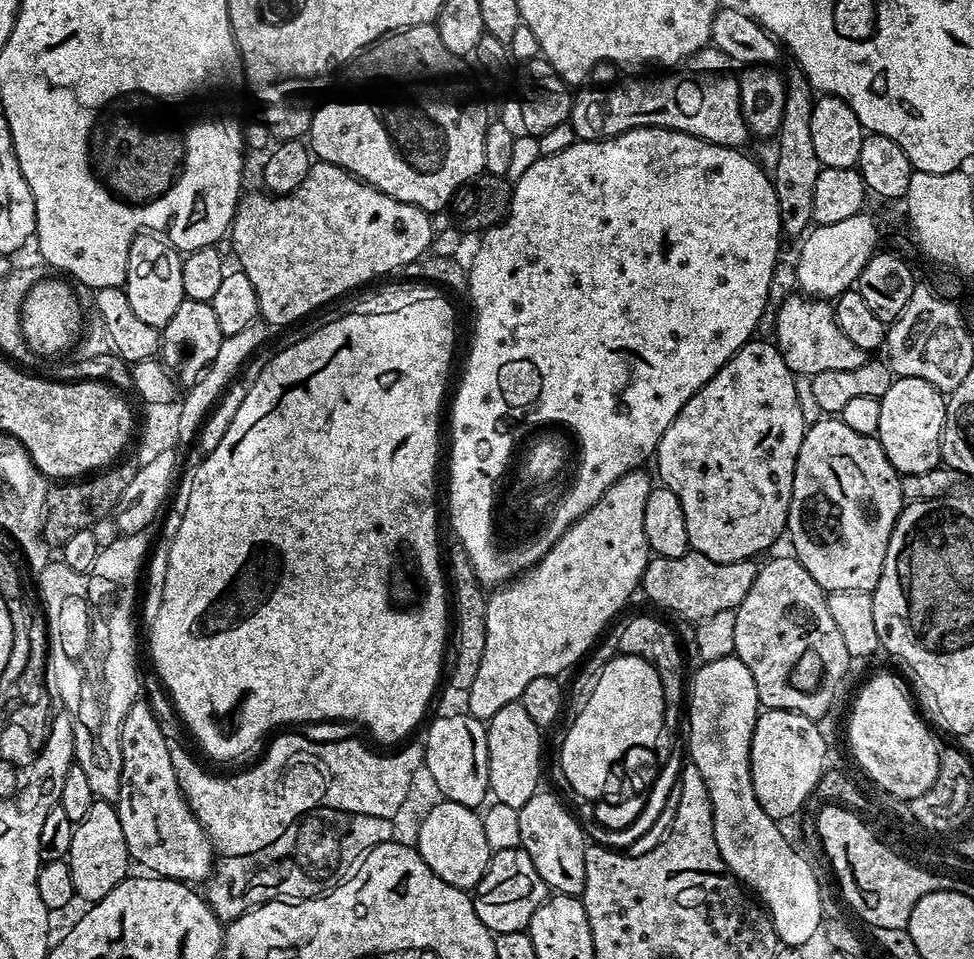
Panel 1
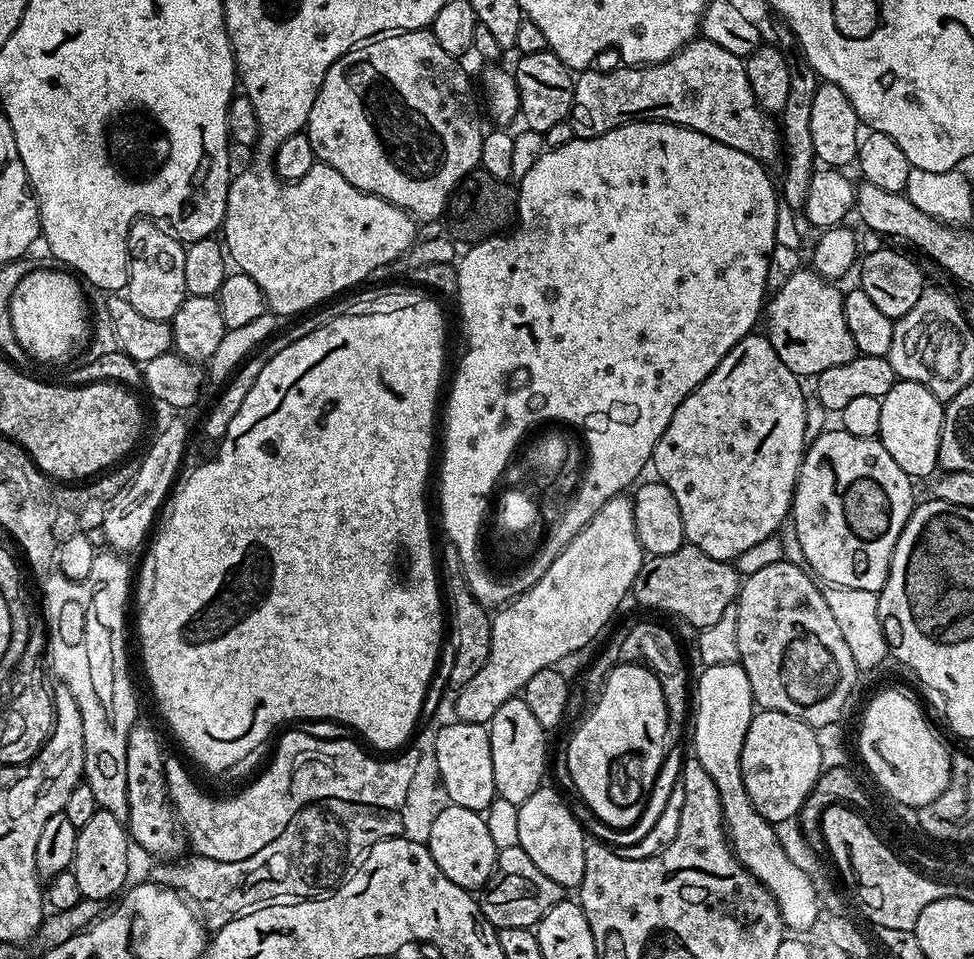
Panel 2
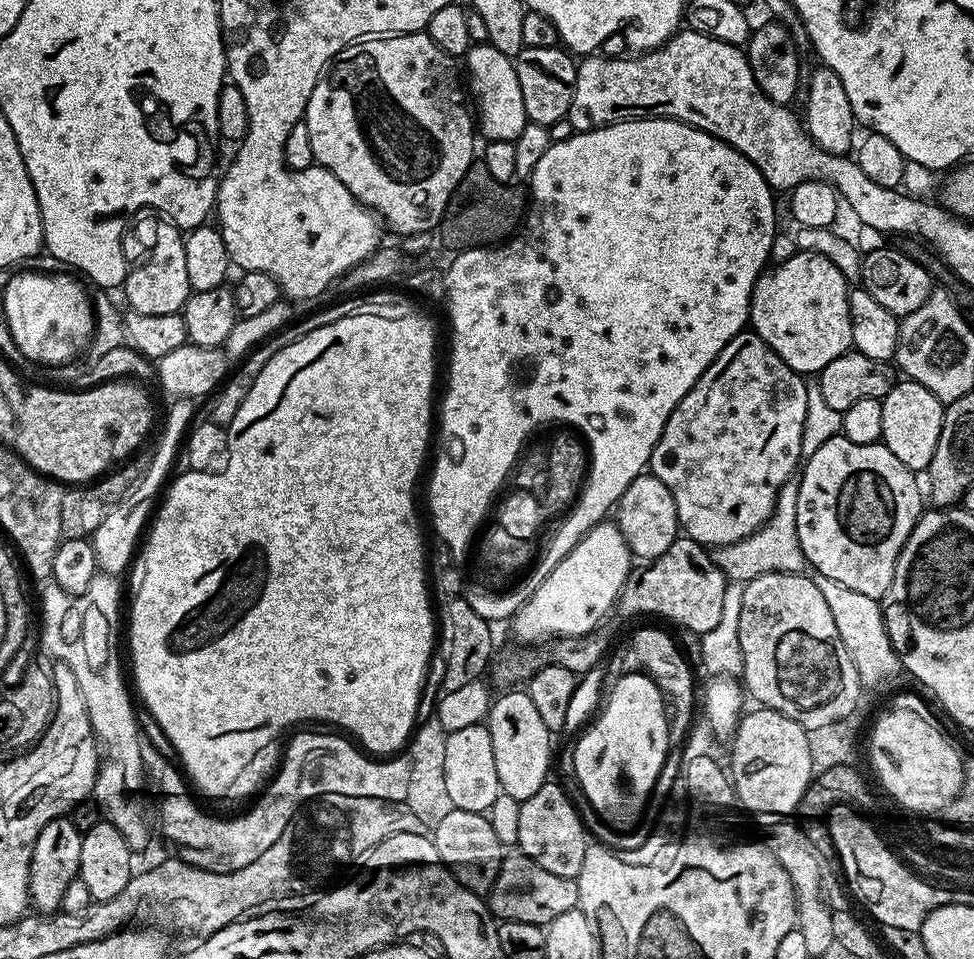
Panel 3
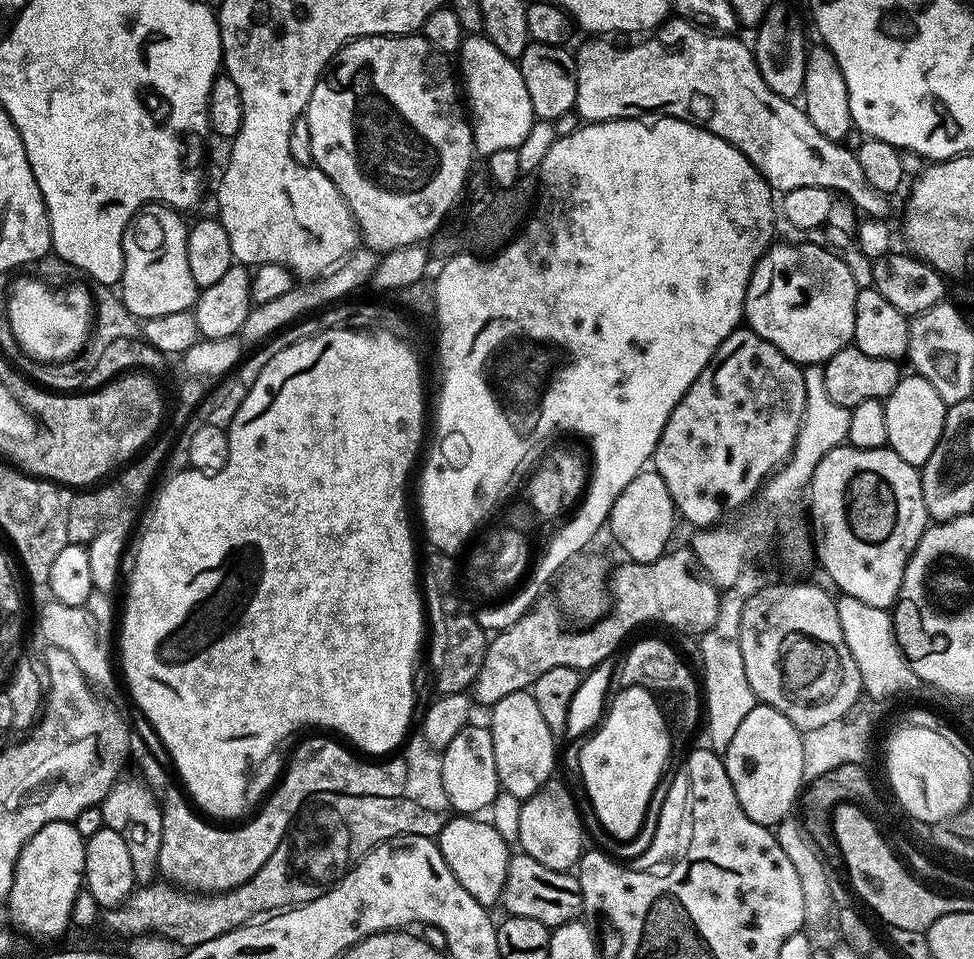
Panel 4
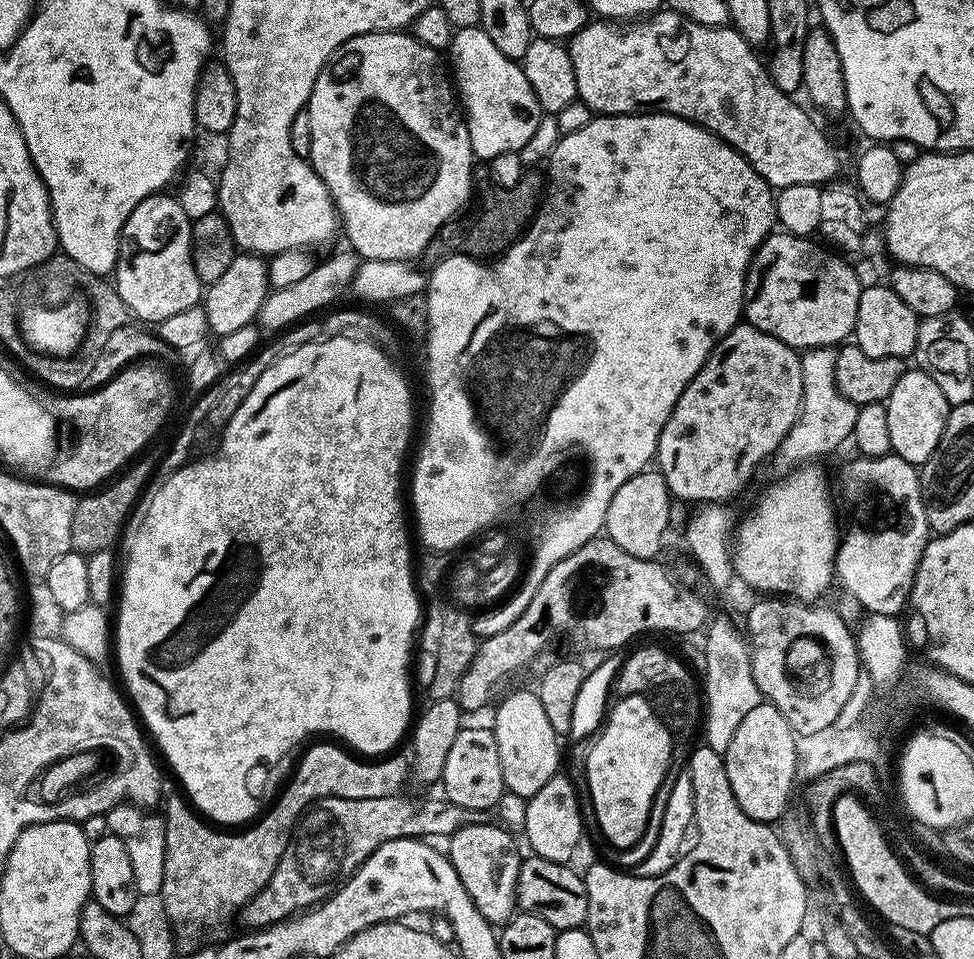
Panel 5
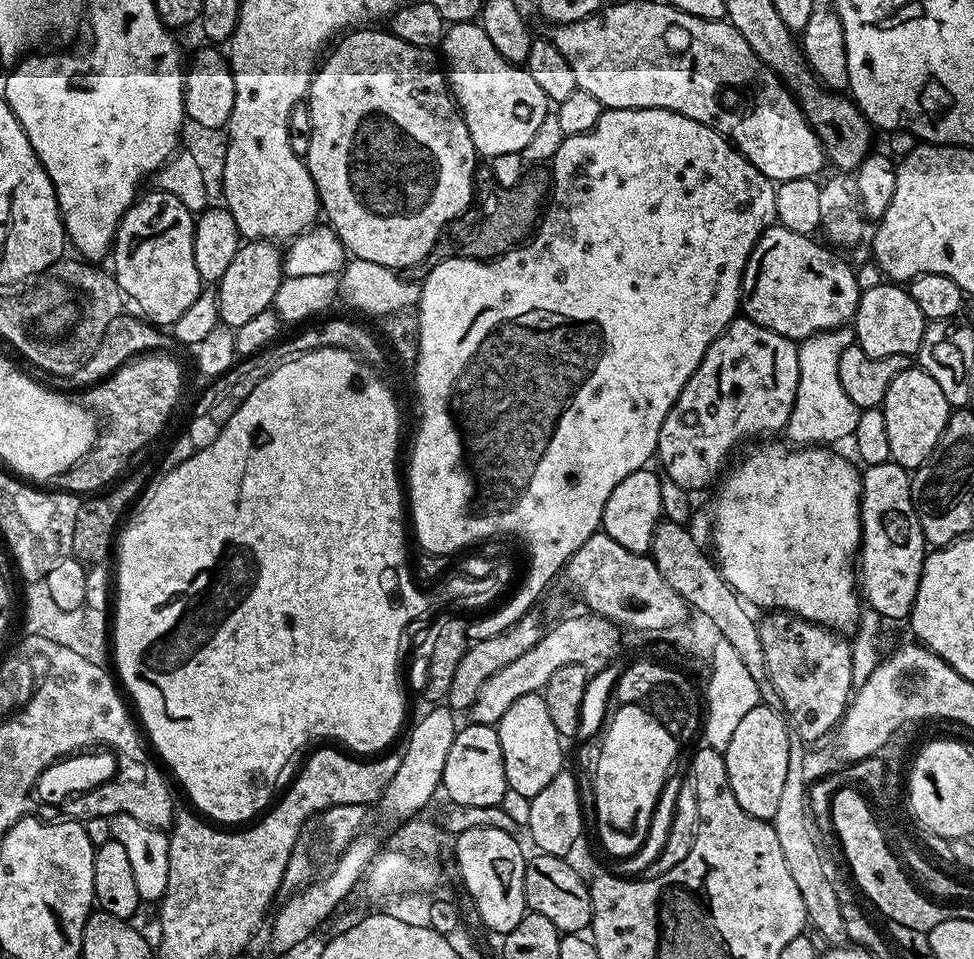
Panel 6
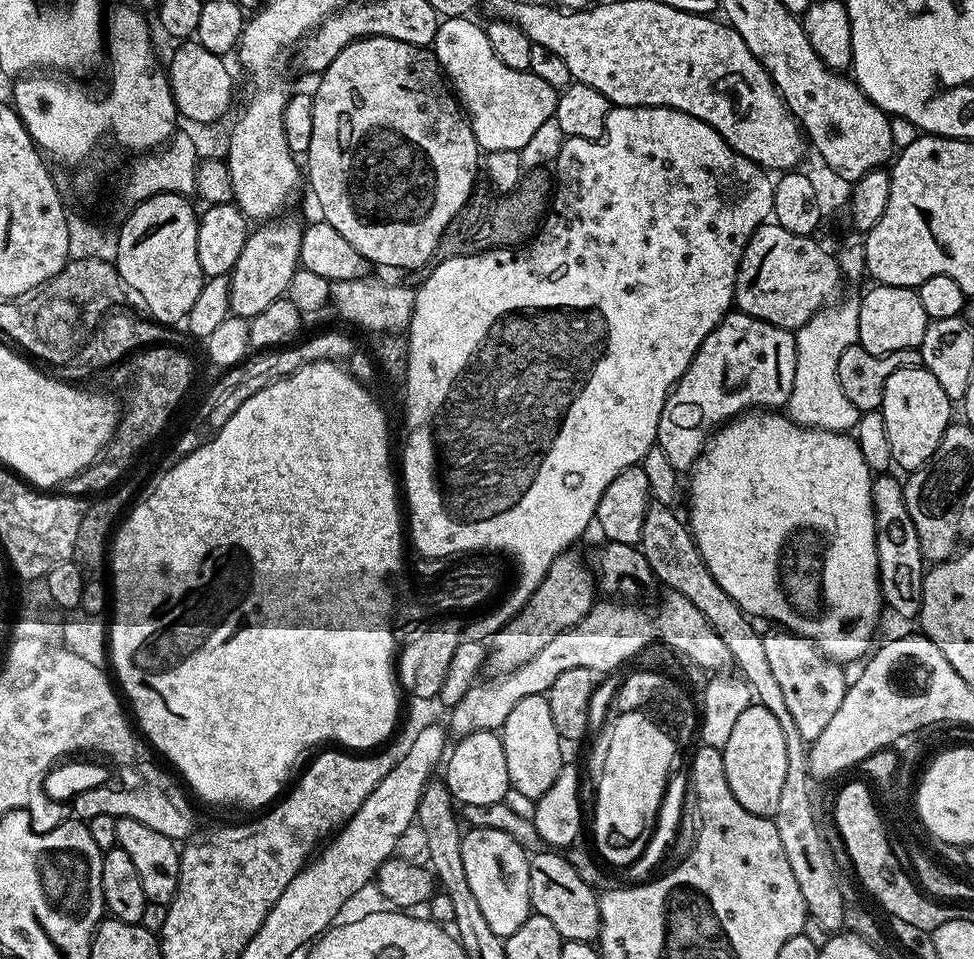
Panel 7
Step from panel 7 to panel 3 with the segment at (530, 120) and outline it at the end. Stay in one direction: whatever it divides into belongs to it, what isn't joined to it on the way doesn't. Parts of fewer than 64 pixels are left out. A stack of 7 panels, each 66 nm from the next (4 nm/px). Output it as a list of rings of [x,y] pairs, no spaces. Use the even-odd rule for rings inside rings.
[[[473,43],[466,53],[467,60],[466,80],[470,85],[471,95],[472,92],[476,95],[474,108],[478,113],[479,135],[485,141],[516,141],[518,134],[522,134],[522,130],[530,121],[526,114],[526,105],[522,102],[522,86],[518,86],[518,74],[513,57],[502,54],[502,50],[498,50],[493,44]]]

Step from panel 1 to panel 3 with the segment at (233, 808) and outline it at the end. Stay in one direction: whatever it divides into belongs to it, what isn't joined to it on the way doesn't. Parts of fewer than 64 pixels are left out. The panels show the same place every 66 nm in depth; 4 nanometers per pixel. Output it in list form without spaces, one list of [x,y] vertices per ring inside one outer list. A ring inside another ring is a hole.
[[[308,730],[297,731],[300,733],[289,742],[276,777],[269,782],[268,789],[253,802],[252,808],[246,809],[241,816],[230,817],[229,820],[223,820],[220,816],[207,816],[192,801],[192,796],[188,793],[189,785],[181,769],[175,763],[172,765],[154,745],[145,743],[141,749],[145,771],[150,775],[150,780],[152,776],[161,796],[160,828],[164,831],[165,838],[172,840],[176,847],[175,855],[187,864],[211,872],[242,870],[242,866],[250,866],[250,862],[255,862],[262,855],[262,850],[270,850],[270,846],[278,842],[282,830],[286,830],[293,816],[309,800],[318,796],[350,794],[358,798],[401,802],[406,800],[411,772],[411,762],[407,755],[373,758],[363,754],[351,739],[343,735],[333,734],[328,730],[304,731]]]

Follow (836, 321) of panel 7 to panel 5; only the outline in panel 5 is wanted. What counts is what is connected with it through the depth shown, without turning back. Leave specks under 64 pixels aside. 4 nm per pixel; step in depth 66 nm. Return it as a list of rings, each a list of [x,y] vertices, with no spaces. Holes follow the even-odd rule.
[[[810,348],[800,357],[802,366],[802,406],[800,419],[786,434],[780,443],[778,453],[781,473],[787,474],[809,462],[816,462],[819,456],[828,456],[835,448],[846,445],[852,439],[854,422],[858,419],[858,406],[850,402],[838,390],[838,382],[834,382],[834,362],[837,349]]]

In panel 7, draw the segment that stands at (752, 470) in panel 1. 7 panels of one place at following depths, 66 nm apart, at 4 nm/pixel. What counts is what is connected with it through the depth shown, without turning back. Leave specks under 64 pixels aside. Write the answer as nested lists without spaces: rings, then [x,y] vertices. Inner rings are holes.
[[[739,310],[729,311],[727,316],[722,318],[722,322],[718,322],[718,326],[714,326],[714,330],[710,330],[710,334],[706,334],[706,342],[702,342],[702,346],[698,346],[698,350],[694,354],[694,358],[690,362],[690,366],[682,374],[682,378],[677,380],[672,391],[668,393],[666,402],[662,406],[662,418],[658,422],[658,434],[656,435],[656,444],[660,449],[665,451],[666,458],[670,458],[670,466],[676,468],[677,473],[684,474],[691,469],[696,463],[701,452],[708,447],[709,440],[712,439],[714,433],[721,426],[730,420],[735,420],[737,416],[749,410],[780,410],[787,405],[790,394],[794,390],[794,370],[796,369],[796,338],[789,329],[779,328],[770,322],[762,322],[758,318],[754,318],[750,314]]]

